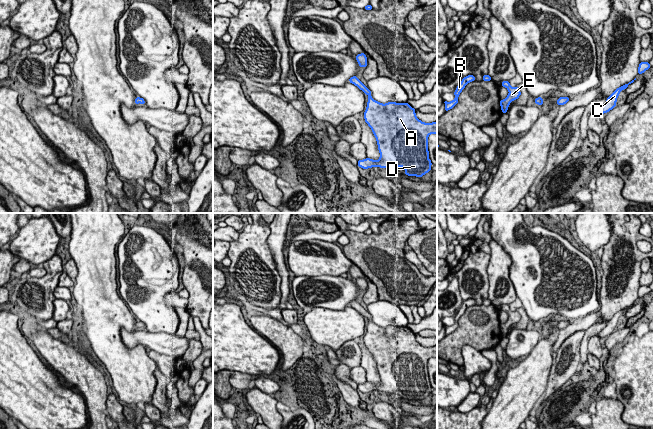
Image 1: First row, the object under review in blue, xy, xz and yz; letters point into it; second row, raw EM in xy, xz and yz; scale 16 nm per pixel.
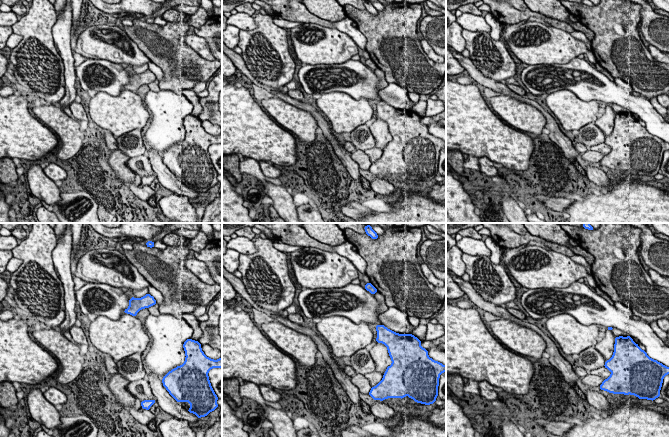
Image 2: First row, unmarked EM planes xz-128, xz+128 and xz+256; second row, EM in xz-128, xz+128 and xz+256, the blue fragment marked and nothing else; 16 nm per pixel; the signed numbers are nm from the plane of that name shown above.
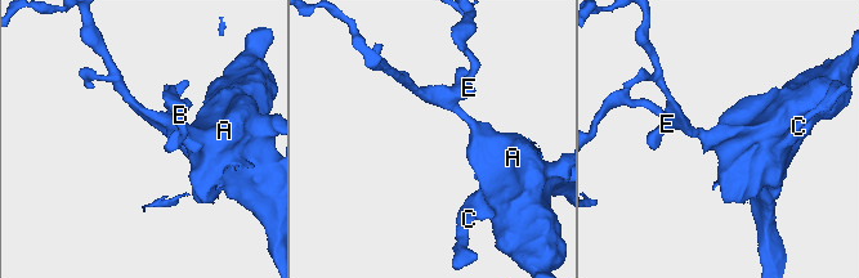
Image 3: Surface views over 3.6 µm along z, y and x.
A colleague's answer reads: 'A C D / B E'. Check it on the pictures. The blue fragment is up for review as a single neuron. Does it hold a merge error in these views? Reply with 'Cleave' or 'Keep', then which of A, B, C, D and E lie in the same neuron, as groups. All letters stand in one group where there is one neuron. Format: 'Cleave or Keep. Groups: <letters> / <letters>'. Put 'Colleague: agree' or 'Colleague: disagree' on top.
Colleague: disagree
Keep. Groups: A B C D E

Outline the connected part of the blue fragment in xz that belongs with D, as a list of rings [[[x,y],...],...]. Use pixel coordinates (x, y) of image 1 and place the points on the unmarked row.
[[[353,300],[349,306],[369,320],[364,343],[373,355],[377,364],[380,382],[376,385],[370,382],[358,385],[358,390],[363,393],[380,391],[394,394],[400,390],[405,393],[405,399],[422,401],[431,394],[431,384],[428,382],[428,360],[437,358],[437,345],[424,347],[416,341],[415,333],[408,327],[388,326],[382,328],[371,321],[371,315],[357,302]]]

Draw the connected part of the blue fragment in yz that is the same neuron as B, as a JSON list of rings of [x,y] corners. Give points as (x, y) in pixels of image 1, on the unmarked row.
[[[468,299],[466,301],[463,301],[461,307],[457,310],[454,316],[455,323],[451,326],[443,325],[445,327],[445,336],[452,333],[458,327],[459,318],[462,316],[465,310],[472,305],[475,305],[475,300],[473,299]]]

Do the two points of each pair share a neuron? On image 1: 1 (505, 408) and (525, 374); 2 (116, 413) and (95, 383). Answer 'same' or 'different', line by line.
1: same
2: different

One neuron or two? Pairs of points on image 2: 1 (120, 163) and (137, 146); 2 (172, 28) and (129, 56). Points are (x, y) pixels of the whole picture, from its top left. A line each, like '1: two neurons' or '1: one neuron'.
1: two neurons
2: two neurons

